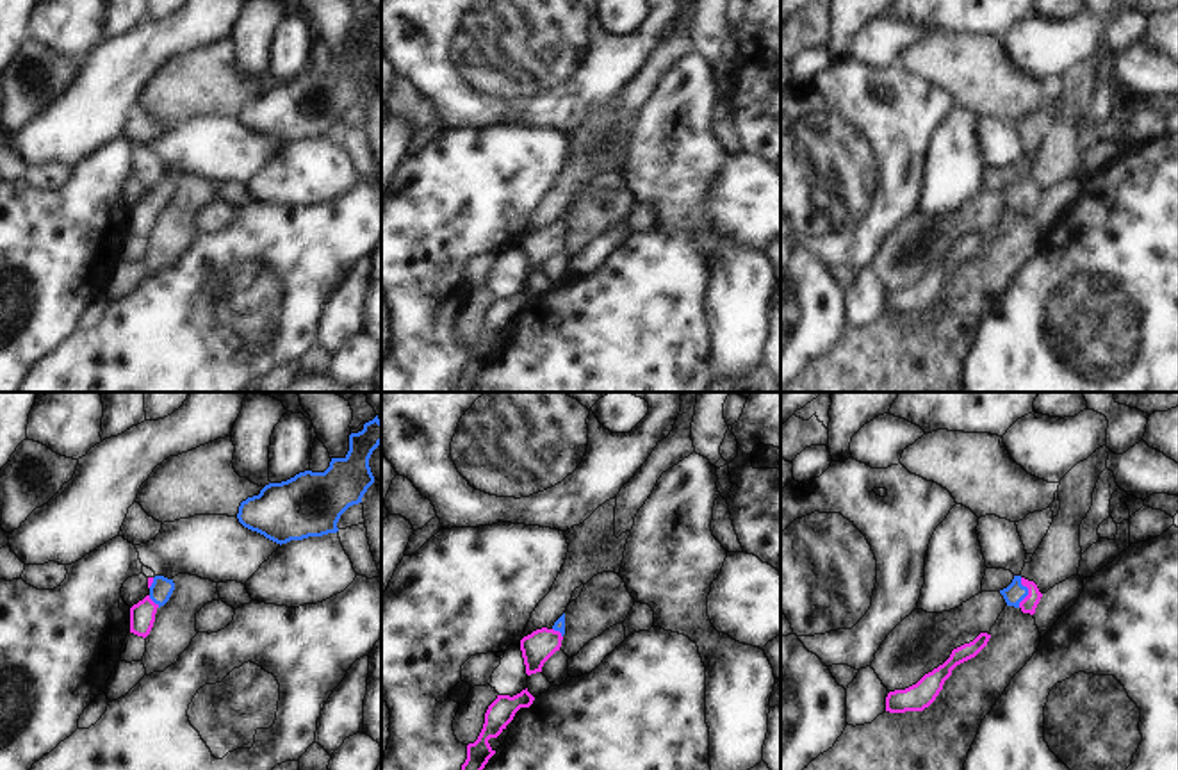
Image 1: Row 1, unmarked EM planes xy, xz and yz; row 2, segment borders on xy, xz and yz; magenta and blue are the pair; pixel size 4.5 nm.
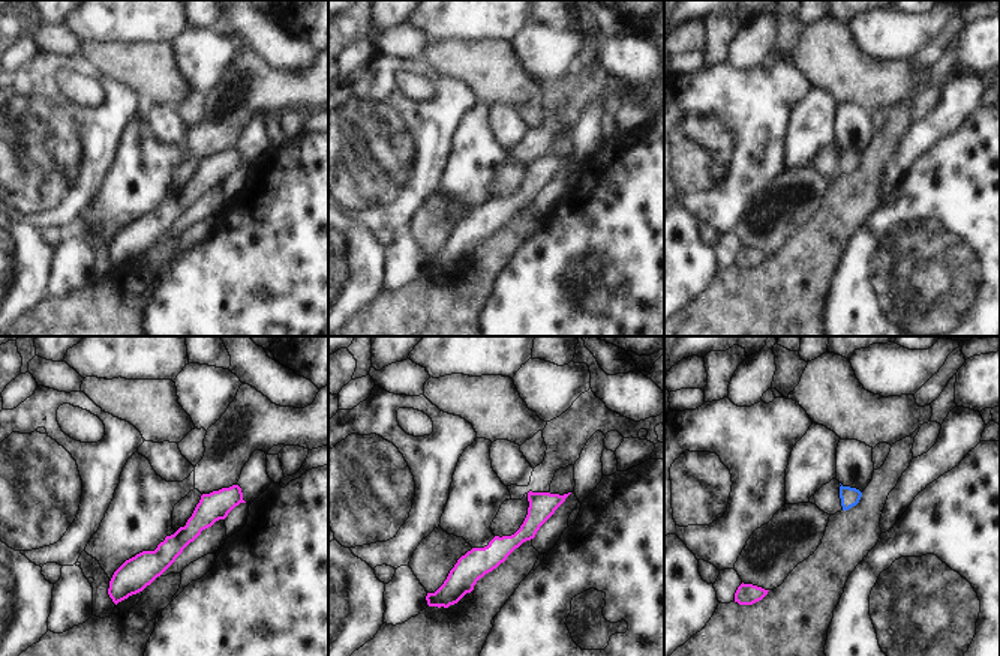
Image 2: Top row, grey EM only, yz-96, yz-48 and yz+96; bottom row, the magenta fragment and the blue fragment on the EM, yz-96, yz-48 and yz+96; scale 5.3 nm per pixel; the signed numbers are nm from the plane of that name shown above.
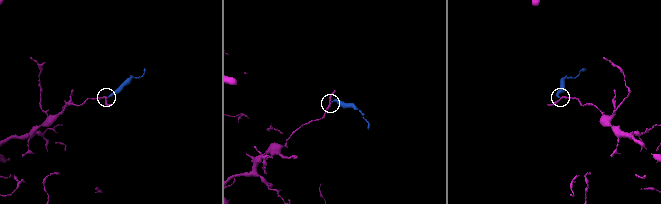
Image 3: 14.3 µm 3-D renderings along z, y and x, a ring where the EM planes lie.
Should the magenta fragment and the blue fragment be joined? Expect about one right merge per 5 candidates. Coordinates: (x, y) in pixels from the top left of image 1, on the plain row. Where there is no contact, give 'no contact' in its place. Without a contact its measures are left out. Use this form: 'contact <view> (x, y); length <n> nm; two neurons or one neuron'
contact yz (1029, 193); length 140 nm; one neuron

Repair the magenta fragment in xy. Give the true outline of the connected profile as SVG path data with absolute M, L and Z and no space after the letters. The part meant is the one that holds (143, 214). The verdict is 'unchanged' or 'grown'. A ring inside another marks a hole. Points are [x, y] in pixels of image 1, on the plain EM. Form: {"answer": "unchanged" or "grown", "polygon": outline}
{"answer": "grown", "polygon": "M164 176L148 178L150 194L130 209L130 233L146 239L153 228L155 214L164 207L173 191L173 180Z"}

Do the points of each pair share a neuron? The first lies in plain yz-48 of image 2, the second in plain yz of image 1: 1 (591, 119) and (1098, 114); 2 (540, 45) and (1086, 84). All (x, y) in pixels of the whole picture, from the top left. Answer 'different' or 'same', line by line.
1: same
2: different

